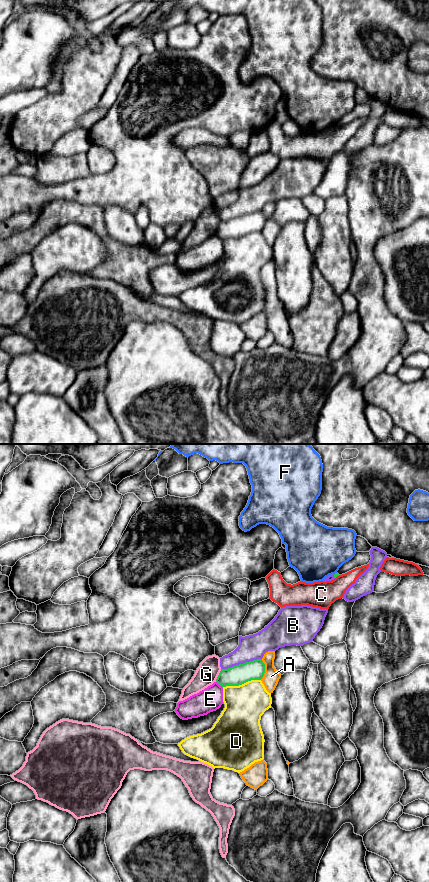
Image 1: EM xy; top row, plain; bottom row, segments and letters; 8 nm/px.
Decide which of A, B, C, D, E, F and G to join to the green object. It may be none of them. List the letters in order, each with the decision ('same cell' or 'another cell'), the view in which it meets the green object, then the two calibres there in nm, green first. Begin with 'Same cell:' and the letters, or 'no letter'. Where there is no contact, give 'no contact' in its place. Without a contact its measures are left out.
Same cell: no letter
A: another cell; meets green in xy; 160 nm thick on the green side, 130 nm on the other
B: another cell; meets green in xy; 160 nm thick on the green side, 200 nm on the other
C: another cell; meets green in xy; 30 nm thick on the green side, 220 nm on the other
D: another cell; meets green in xy; 160 nm thick on the green side, 320 nm on the other
E: another cell; meets green in xy; 160 nm thick on the green side, 200 nm on the other
F: another cell; meets green in xy; 30 nm thick on the green side, 440 nm on the other
G: another cell; meets green in xy; 160 nm thick on the green side, 180 nm on the other

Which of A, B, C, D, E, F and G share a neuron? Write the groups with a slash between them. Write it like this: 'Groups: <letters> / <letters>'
Groups: A / B / C / D / E / F / G

